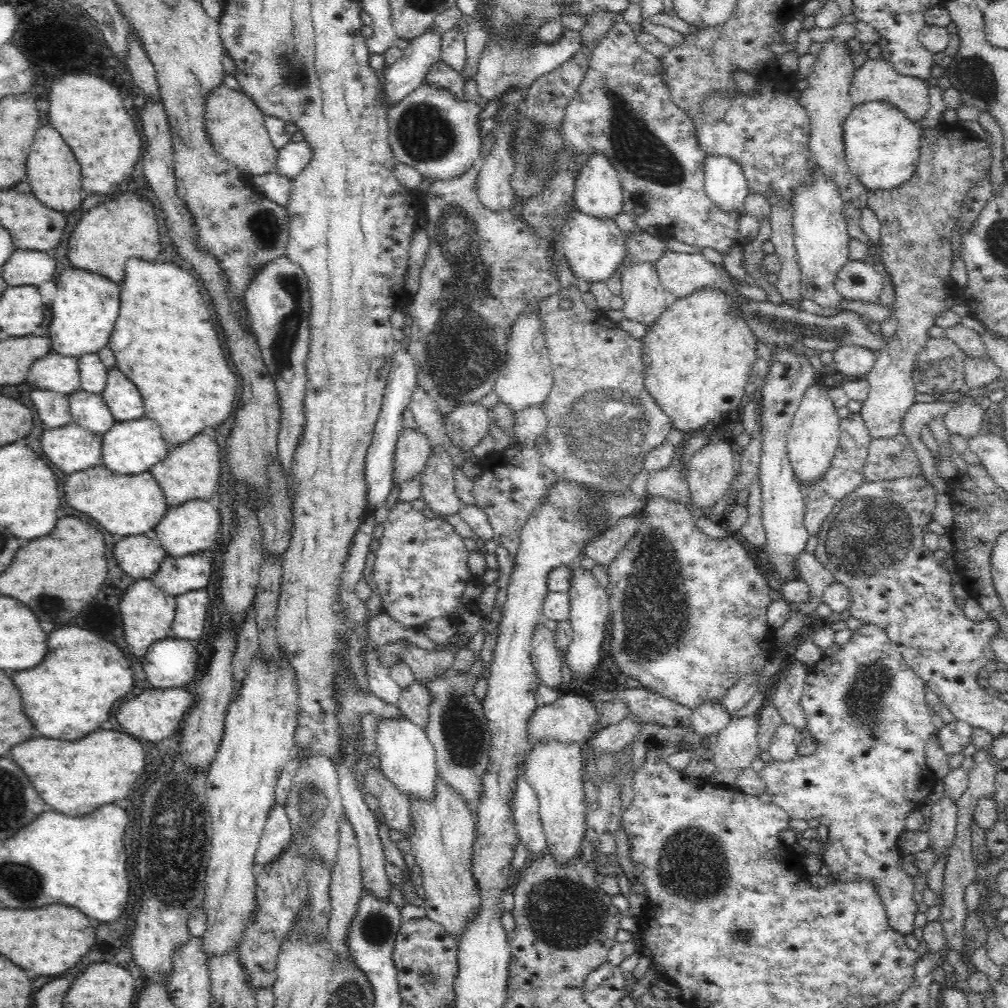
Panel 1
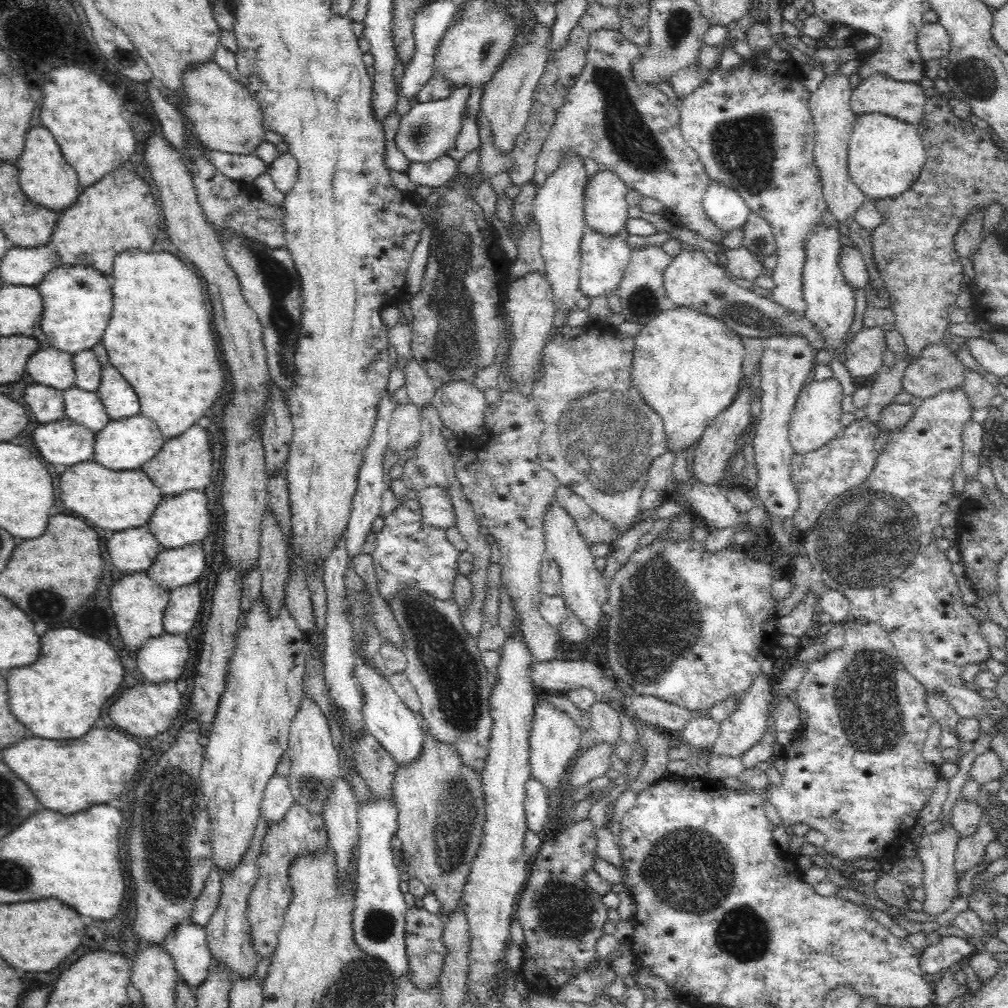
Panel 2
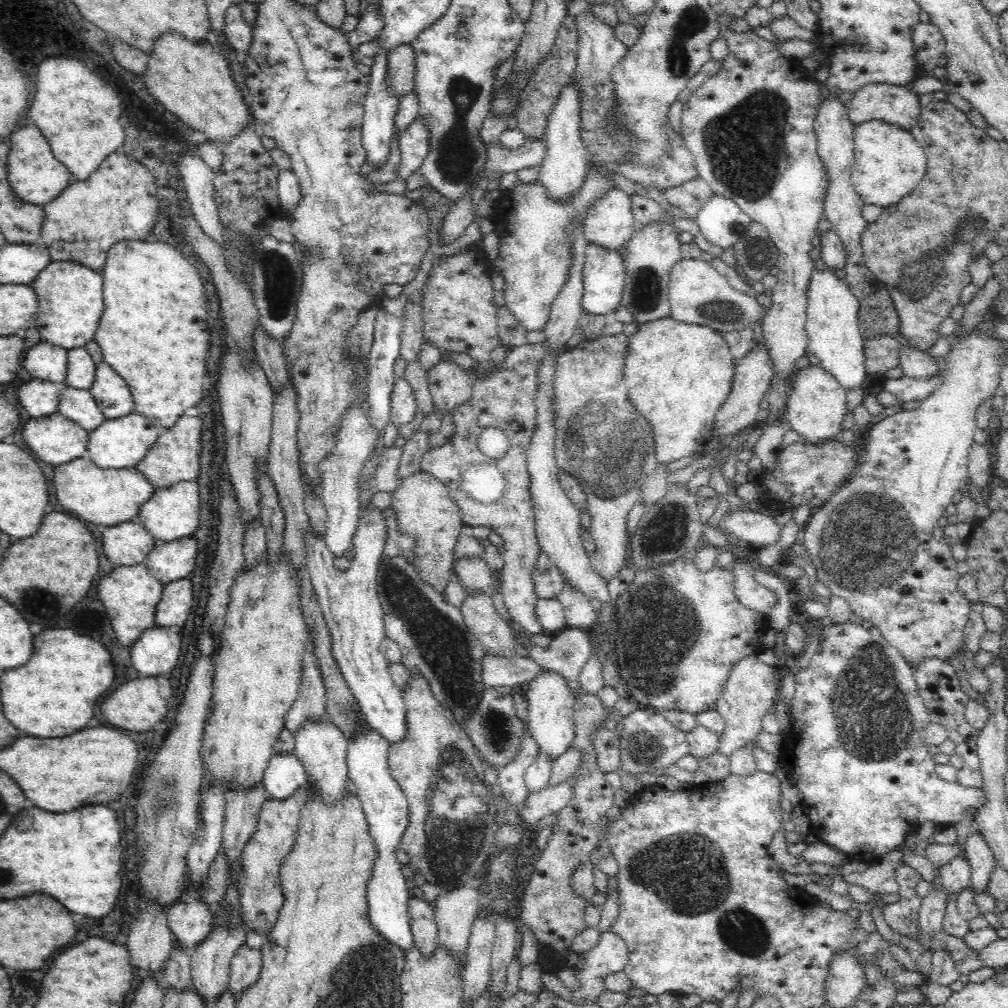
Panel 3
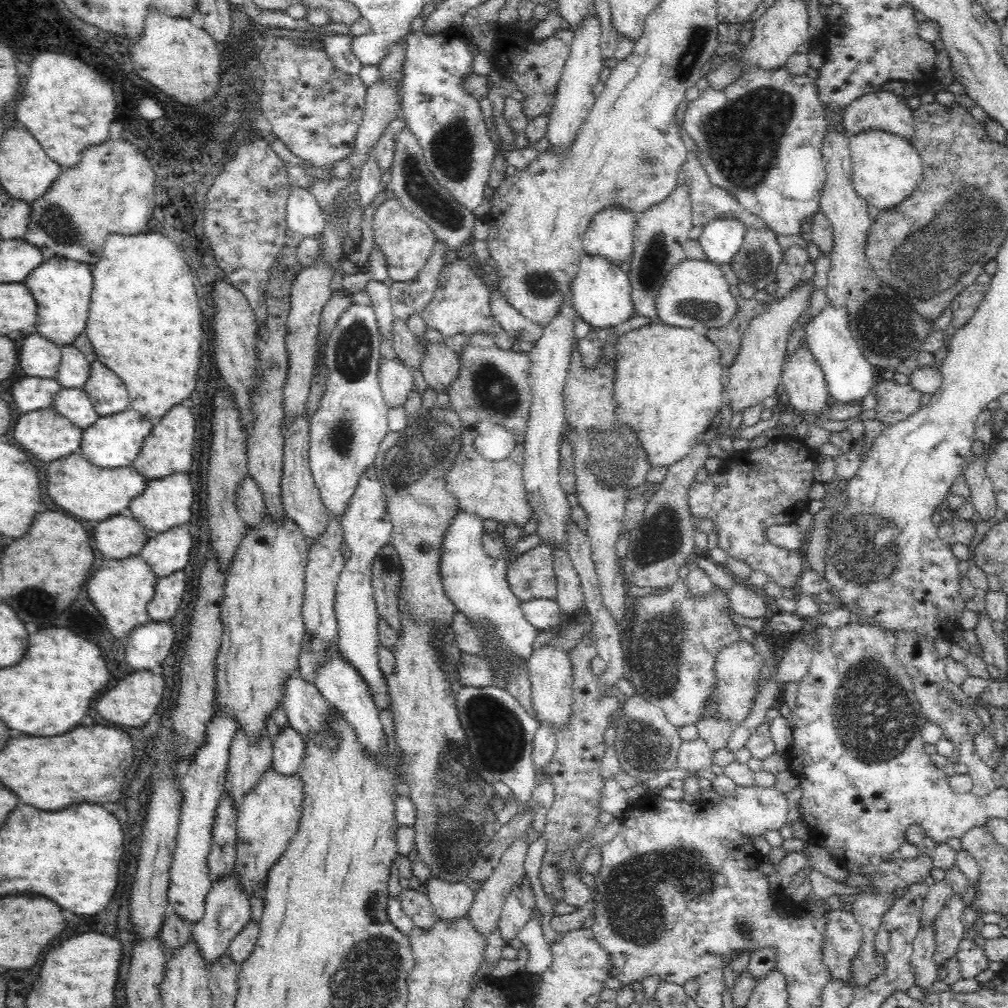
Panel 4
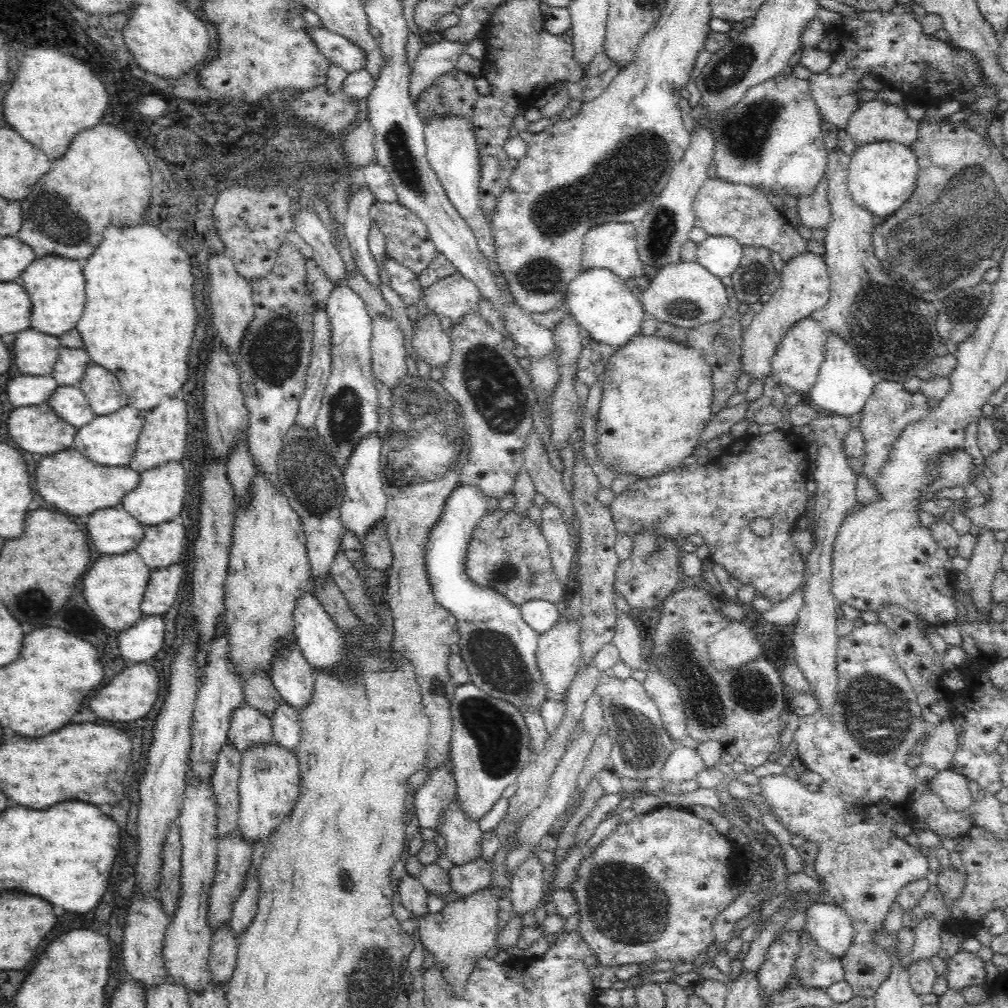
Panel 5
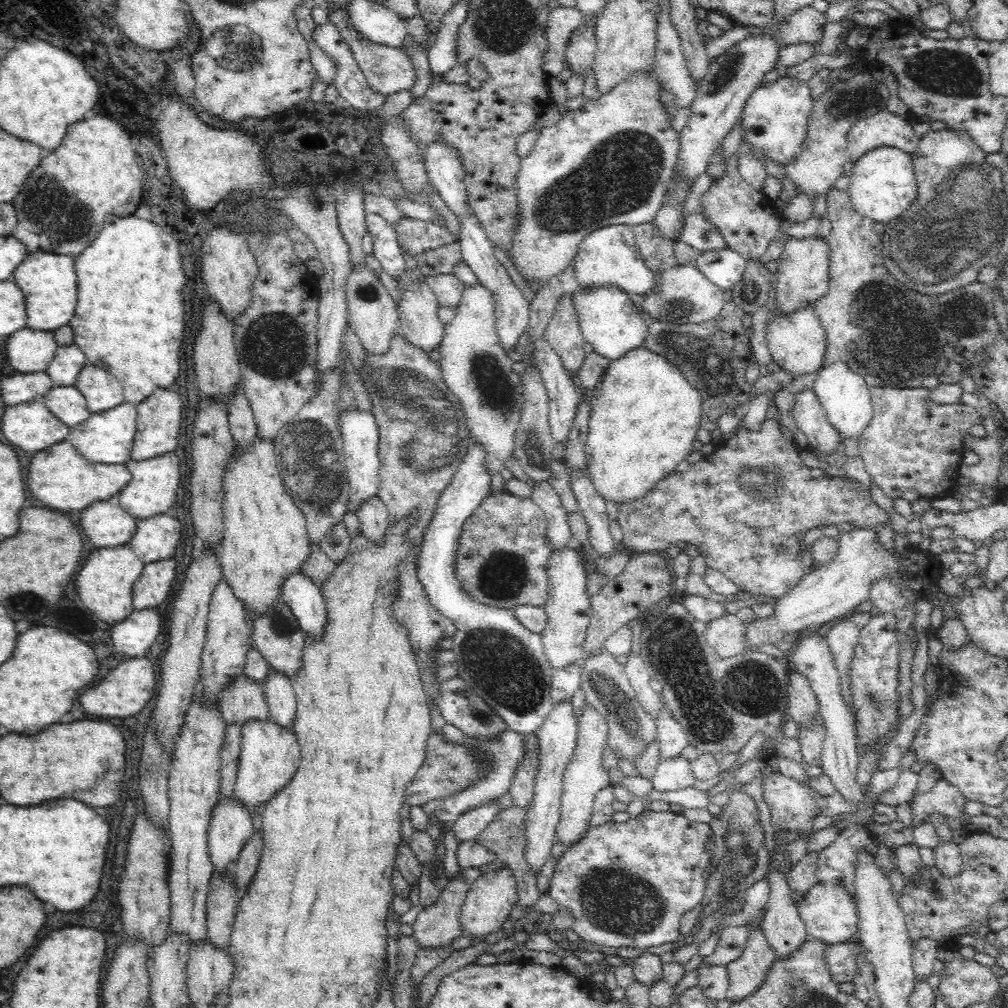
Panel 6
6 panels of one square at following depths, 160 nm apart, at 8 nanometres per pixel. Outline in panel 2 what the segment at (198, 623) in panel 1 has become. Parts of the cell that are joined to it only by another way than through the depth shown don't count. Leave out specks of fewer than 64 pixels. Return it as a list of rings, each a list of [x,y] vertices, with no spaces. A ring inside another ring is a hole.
[[[196,583],[169,591],[167,607],[164,610],[163,628],[170,634],[186,634],[192,628],[202,598]]]

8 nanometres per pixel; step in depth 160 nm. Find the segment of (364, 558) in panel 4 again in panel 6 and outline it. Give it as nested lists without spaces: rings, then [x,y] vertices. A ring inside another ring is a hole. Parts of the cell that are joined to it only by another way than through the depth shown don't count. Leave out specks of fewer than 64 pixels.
[[[350,408],[350,410],[339,412],[338,424],[342,439],[342,460],[345,463],[349,482],[349,503],[347,507],[348,510],[355,513],[364,502],[377,494],[380,468],[377,453],[379,447],[378,425],[376,425],[374,415],[370,411],[362,411],[358,408]]]

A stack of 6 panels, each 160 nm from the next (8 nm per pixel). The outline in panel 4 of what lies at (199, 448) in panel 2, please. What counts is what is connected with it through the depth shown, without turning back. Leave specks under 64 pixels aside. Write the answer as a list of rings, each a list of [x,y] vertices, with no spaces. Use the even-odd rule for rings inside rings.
[[[176,404],[166,415],[153,422],[152,430],[144,439],[139,456],[132,462],[131,467],[147,480],[163,479],[172,472],[188,473],[192,464],[192,448],[197,431],[192,408]]]

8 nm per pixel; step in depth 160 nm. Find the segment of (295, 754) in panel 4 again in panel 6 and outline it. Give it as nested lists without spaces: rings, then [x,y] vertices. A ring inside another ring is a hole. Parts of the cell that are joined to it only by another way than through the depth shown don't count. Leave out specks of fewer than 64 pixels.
[[[269,668],[263,681],[263,692],[269,706],[269,718],[276,725],[291,728],[296,710],[296,698],[289,676],[278,674]]]

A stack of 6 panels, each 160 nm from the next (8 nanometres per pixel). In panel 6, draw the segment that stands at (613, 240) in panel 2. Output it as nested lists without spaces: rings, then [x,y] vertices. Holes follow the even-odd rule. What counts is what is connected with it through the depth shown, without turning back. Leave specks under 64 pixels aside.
[[[608,285],[595,289],[578,289],[573,293],[573,303],[581,334],[598,355],[612,362],[623,357],[628,351],[644,346],[648,326],[641,316],[643,310],[623,289]]]

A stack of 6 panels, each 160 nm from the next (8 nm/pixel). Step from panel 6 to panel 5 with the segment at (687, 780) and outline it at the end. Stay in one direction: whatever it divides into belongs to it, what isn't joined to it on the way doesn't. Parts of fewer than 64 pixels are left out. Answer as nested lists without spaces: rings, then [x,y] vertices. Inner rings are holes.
[[[681,745],[668,754],[658,776],[666,783],[681,783],[695,779],[703,770],[704,763],[697,751]]]

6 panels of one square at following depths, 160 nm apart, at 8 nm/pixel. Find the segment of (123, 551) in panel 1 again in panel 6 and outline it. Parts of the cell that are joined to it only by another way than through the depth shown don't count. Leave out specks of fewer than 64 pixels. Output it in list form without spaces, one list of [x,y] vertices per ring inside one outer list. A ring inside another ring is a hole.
[[[117,496],[84,508],[80,526],[96,548],[126,545],[135,532],[134,517],[120,507]]]

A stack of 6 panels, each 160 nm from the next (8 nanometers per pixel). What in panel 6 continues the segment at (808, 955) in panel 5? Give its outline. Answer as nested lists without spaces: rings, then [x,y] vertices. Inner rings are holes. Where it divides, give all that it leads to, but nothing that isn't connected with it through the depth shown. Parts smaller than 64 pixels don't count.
[[[841,943],[825,950],[825,962],[829,966],[834,982],[853,982],[857,976],[857,955],[862,950],[858,943]]]

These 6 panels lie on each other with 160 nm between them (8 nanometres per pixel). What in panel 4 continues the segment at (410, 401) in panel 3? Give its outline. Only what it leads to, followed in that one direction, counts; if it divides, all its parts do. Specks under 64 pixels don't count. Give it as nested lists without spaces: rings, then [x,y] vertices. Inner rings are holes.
[[[382,356],[377,379],[387,407],[402,407],[412,388],[412,371],[398,357]]]

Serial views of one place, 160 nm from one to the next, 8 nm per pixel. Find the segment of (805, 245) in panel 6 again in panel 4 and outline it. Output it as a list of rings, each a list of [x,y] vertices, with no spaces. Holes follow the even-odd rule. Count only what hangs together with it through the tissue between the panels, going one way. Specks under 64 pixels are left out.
[[[800,280],[796,286],[790,288],[788,294],[782,298],[774,298],[765,304],[764,312],[753,318],[741,339],[740,348],[730,367],[730,380],[725,380],[725,390],[730,396],[730,404],[734,412],[742,412],[770,396],[774,396],[776,388],[781,384],[786,344],[799,319],[809,310],[810,299],[813,294],[814,280]]]

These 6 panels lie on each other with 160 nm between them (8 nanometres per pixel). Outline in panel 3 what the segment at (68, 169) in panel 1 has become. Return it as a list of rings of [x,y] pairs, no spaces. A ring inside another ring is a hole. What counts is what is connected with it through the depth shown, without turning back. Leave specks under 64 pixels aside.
[[[29,124],[20,127],[8,136],[8,156],[7,156],[7,182],[9,188],[24,203],[30,206],[42,207],[51,203],[56,196],[59,196],[70,180],[70,172],[56,157],[52,154],[50,145],[46,137],[40,134],[37,126]]]

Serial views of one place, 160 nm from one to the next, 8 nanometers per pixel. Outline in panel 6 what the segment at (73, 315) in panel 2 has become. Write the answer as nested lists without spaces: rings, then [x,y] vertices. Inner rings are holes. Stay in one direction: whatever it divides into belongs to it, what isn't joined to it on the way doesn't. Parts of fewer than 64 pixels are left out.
[[[39,251],[29,253],[12,273],[14,281],[24,293],[28,328],[54,331],[72,319],[76,309],[75,260],[70,255]]]

